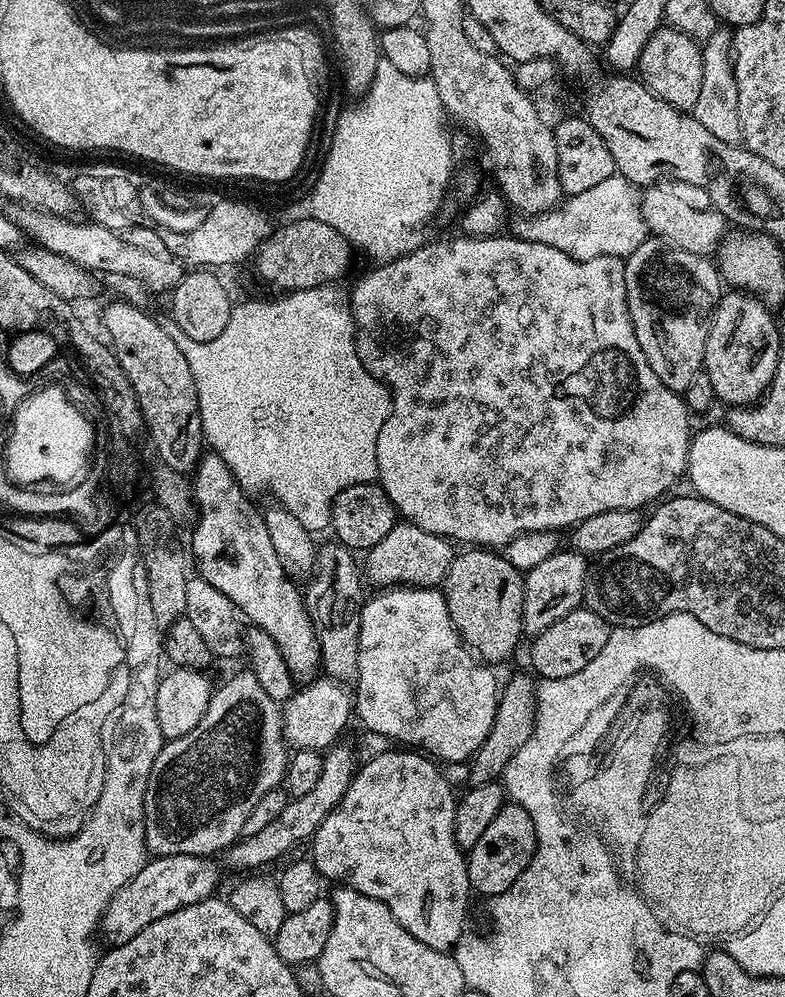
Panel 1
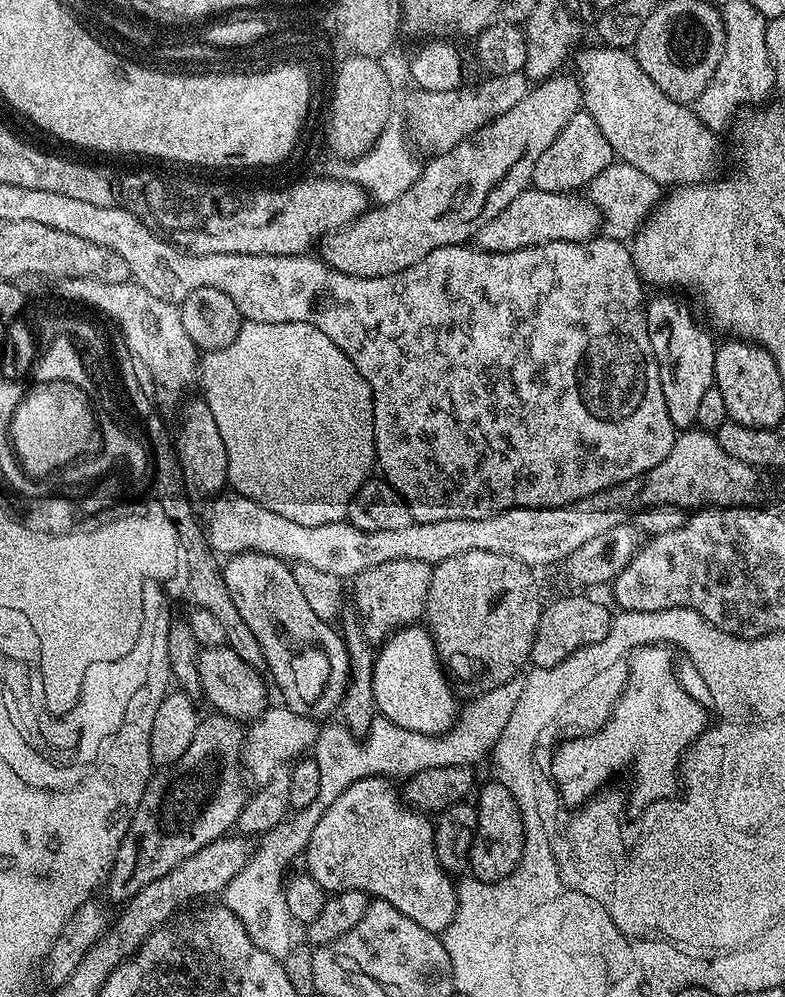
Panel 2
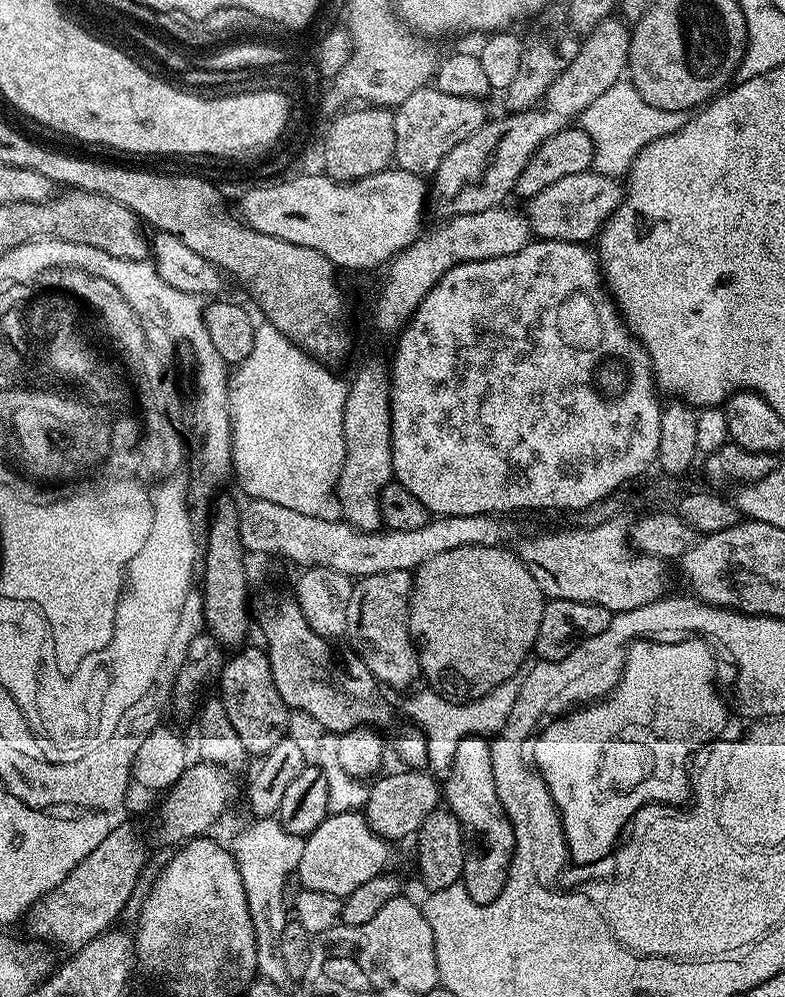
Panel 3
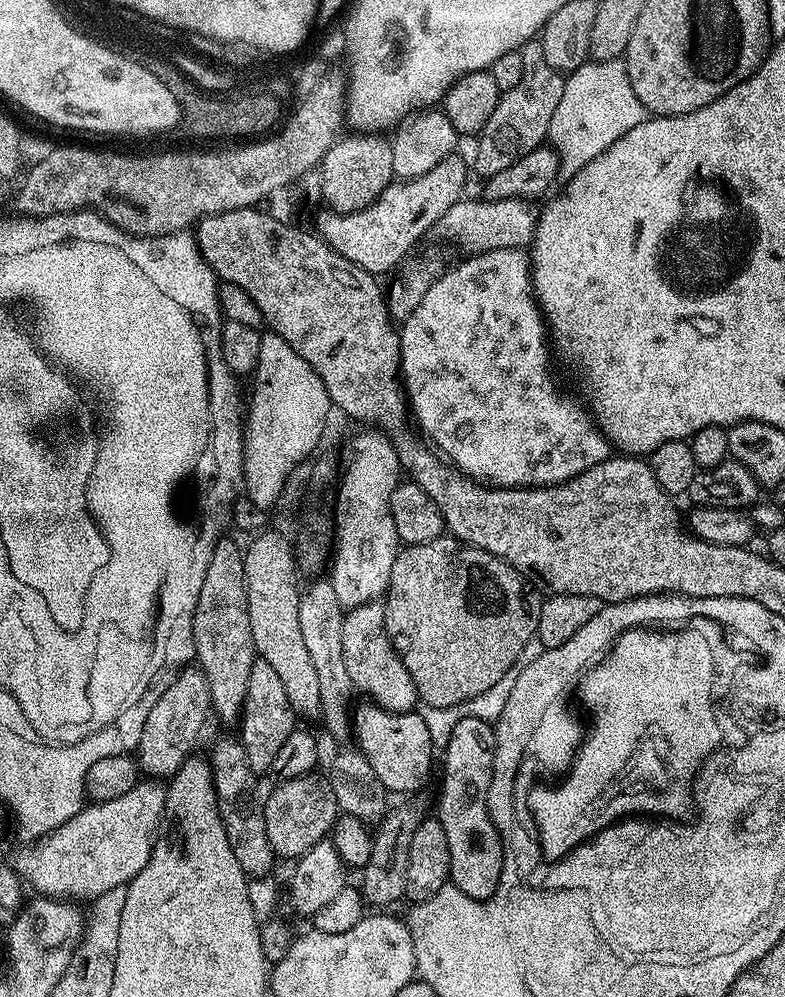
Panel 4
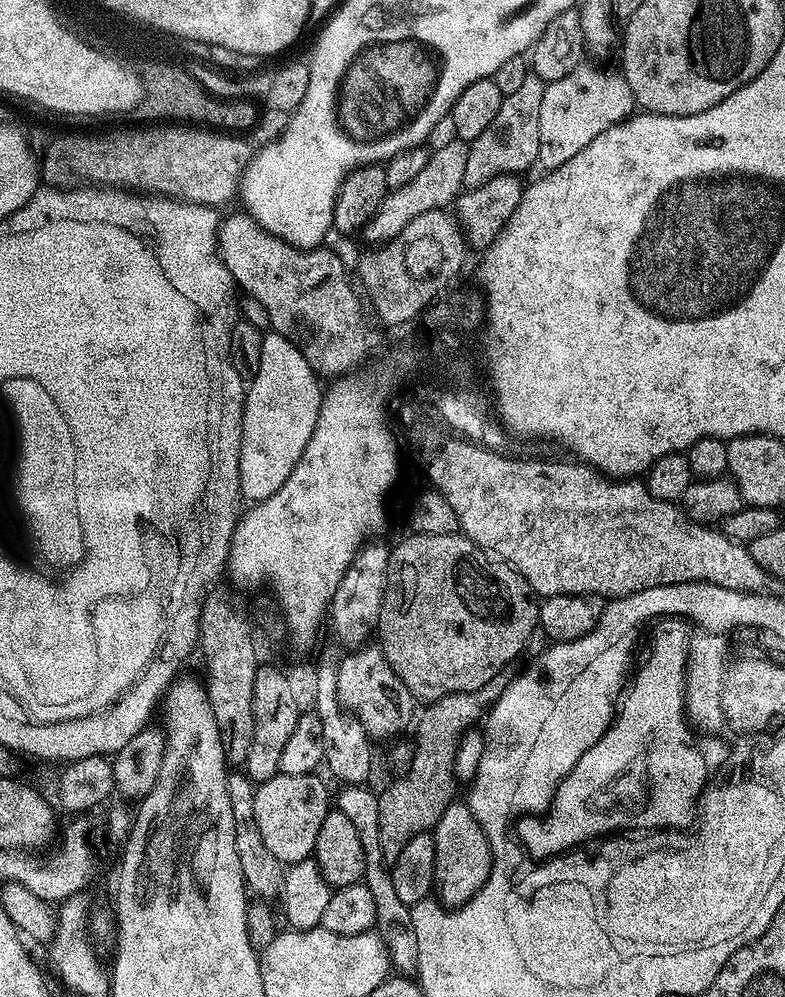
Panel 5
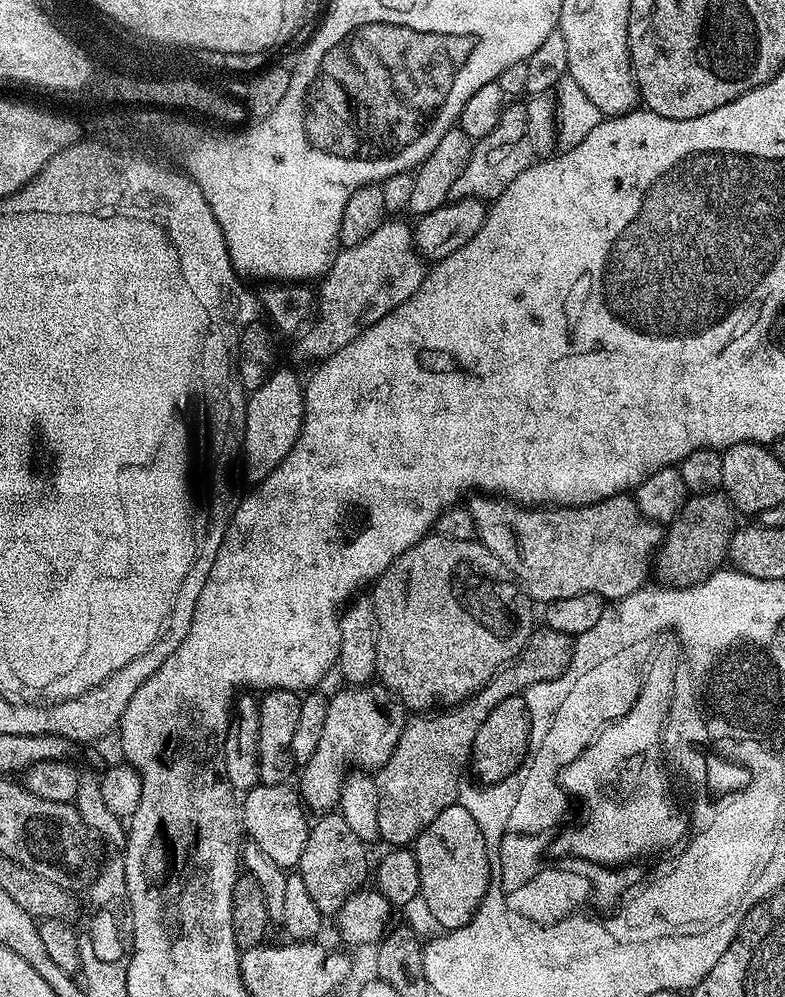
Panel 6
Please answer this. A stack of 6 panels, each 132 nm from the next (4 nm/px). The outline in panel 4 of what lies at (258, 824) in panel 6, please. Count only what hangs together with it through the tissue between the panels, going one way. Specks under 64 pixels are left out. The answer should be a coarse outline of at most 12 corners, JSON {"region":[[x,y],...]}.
{"region":[[281,780],[263,801],[266,838],[295,861],[325,839],[338,809],[332,783]]}

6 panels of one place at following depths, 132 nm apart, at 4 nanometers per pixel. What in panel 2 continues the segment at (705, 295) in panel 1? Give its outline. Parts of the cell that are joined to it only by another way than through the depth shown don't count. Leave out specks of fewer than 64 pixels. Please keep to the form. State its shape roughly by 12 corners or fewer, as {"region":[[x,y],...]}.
{"region":[[675,295],[647,301],[662,398],[688,430],[717,345]]}

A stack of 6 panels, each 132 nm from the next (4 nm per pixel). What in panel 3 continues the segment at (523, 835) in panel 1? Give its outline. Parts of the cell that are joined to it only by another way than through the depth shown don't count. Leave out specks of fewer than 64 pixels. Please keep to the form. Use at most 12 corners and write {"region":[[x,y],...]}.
{"region":[[458,742],[442,800],[464,831],[466,894],[489,904],[516,835],[494,786],[490,743]]}

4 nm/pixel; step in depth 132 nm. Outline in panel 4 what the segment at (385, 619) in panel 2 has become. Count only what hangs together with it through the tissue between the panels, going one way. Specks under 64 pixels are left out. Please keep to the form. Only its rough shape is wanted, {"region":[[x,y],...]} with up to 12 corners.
{"region":[[383,603],[345,611],[342,659],[353,689],[401,714],[417,707]]}

